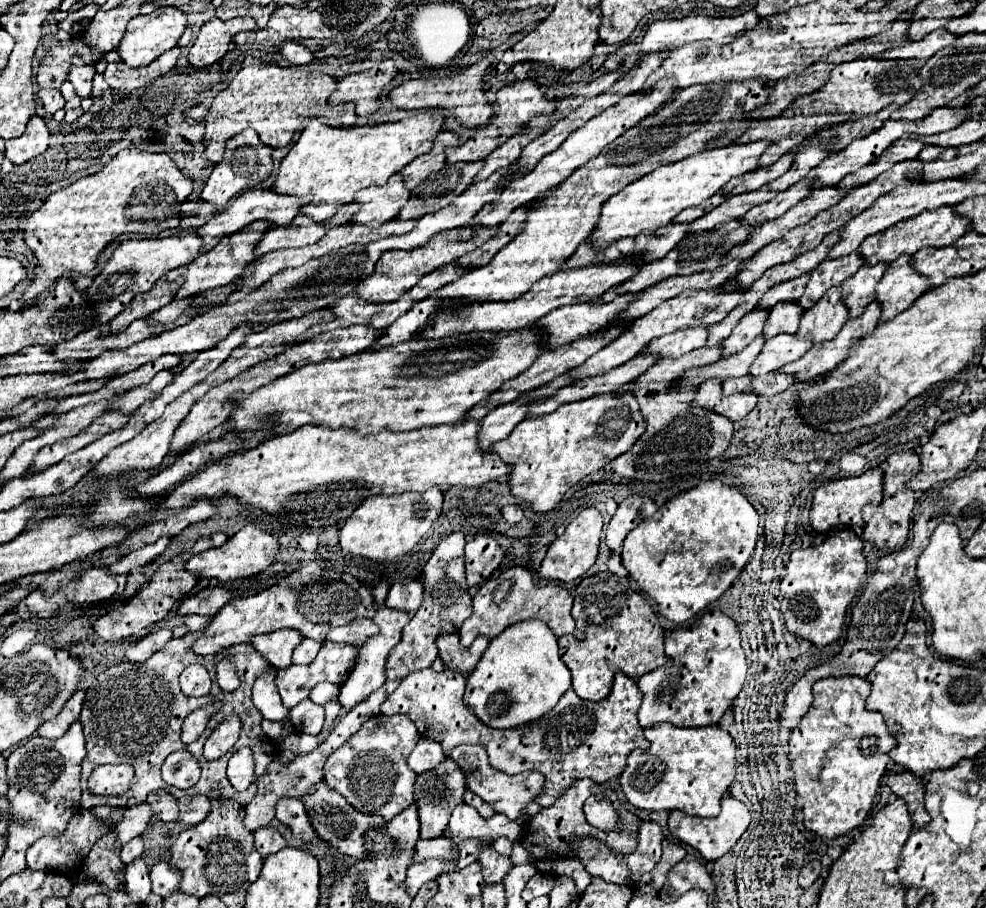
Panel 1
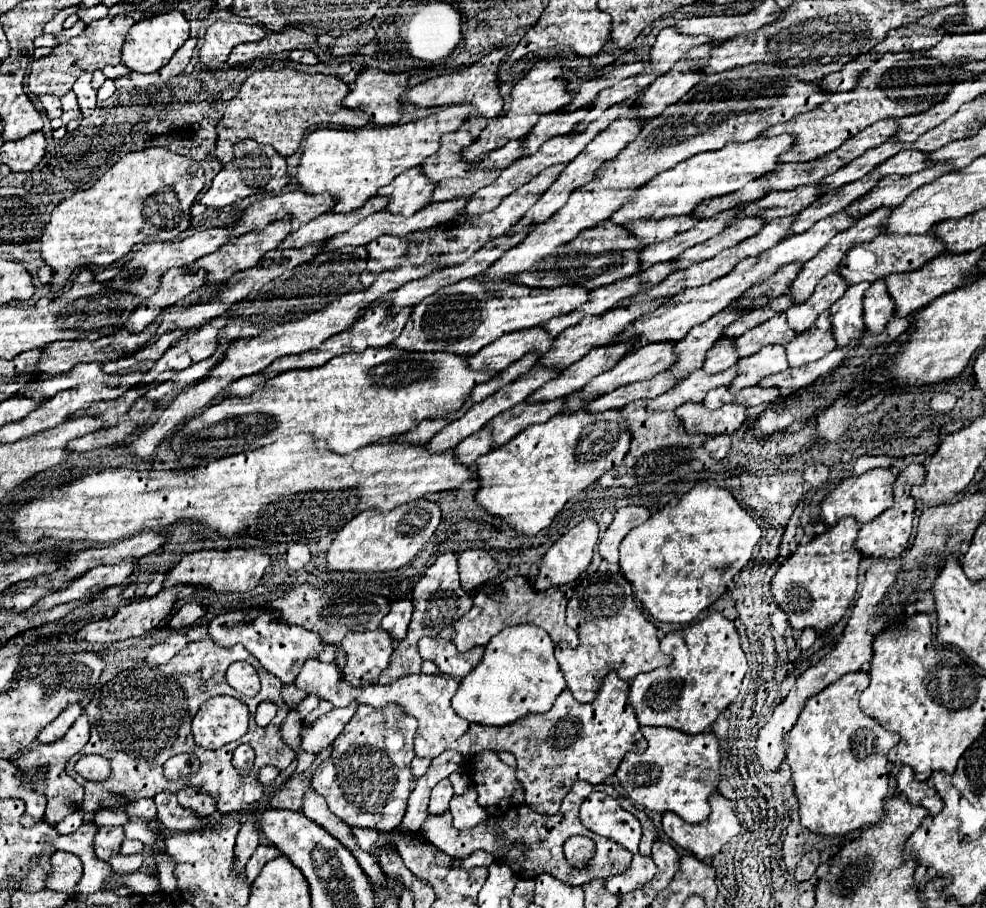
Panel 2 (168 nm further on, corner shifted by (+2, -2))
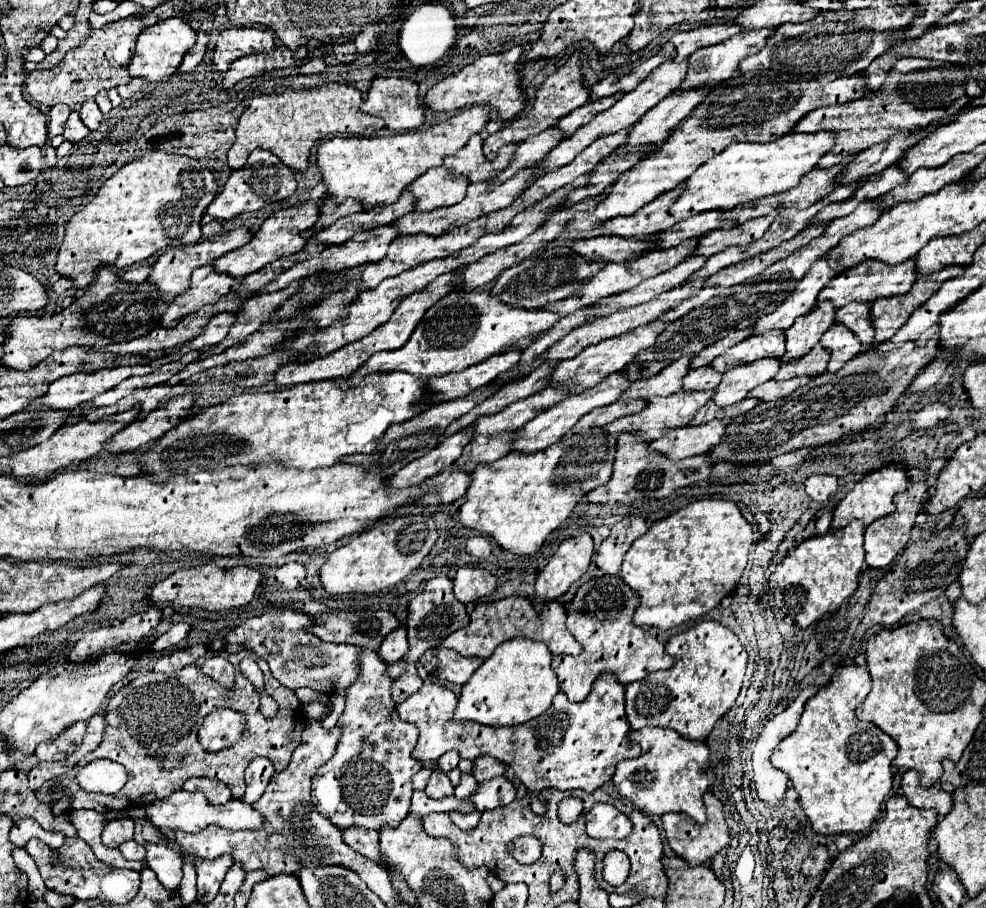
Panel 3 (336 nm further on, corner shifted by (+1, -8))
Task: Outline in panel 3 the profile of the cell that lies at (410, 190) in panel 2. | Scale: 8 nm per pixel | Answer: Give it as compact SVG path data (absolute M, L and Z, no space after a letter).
M429 168L419 180L413 180L405 190L415 196L415 212L429 212L443 206L453 206L463 200L467 190L465 178L451 178L449 170Z

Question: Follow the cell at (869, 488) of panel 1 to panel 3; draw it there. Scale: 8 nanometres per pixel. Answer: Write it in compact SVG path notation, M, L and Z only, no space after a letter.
M883 466L881 470L869 472L869 474L867 474L861 482L857 482L855 488L839 502L839 506L837 506L835 512L833 512L831 528L833 528L833 530L843 528L843 526L847 526L851 520L861 520L865 526L869 526L873 520L883 518L883 516L895 512L893 496L895 496L897 492L903 492L907 486L909 486L909 478L907 478L907 474L905 474L903 468Z

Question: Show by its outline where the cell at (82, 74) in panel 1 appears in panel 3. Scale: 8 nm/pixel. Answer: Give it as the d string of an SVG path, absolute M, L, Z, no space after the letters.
M85 100L83 106L81 106L81 110L79 110L79 114L81 114L83 124L89 130L97 130L99 124L101 124L101 120L103 120L103 112L99 110L99 106L97 106L95 100Z

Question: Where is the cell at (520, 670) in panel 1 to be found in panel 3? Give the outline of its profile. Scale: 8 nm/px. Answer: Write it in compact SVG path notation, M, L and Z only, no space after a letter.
M513 638L495 648L495 652L477 668L477 672L469 678L467 684L463 684L457 708L455 708L455 718L457 720L473 720L485 726L515 726L523 724L531 718L537 718L543 714L553 698L559 692L557 684L557 674L551 668L551 652L547 644L529 640L529 638Z

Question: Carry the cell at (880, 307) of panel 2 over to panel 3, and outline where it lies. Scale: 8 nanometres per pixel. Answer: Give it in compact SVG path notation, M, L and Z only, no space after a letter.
M851 302L843 308L837 310L837 316L835 316L839 322L847 324L847 328L851 328L863 348L871 346L873 344L873 338L875 338L875 326L873 326L873 320L871 320L871 304L863 304L863 302Z

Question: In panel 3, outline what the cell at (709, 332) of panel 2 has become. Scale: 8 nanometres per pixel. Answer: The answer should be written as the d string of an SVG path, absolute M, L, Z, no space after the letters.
M681 356L675 362L671 362L667 368L663 368L657 376L651 376L647 380L637 380L631 384L631 388L621 396L625 398L651 398L651 396L667 396L683 390L683 378L689 372L693 356Z

